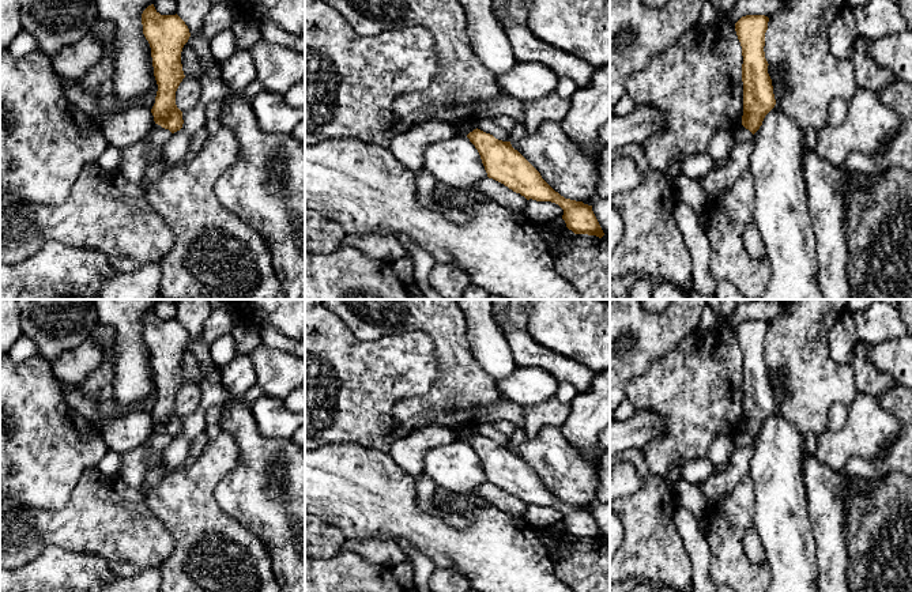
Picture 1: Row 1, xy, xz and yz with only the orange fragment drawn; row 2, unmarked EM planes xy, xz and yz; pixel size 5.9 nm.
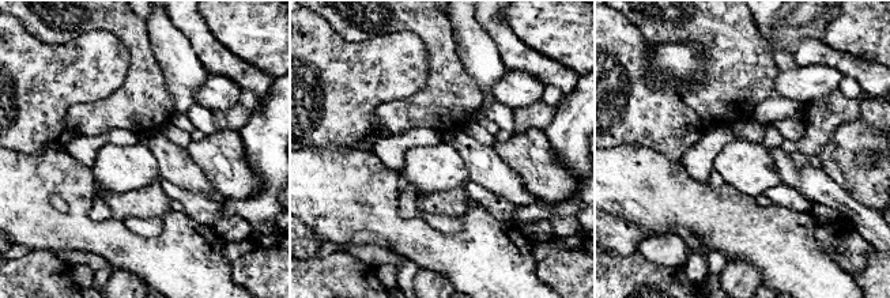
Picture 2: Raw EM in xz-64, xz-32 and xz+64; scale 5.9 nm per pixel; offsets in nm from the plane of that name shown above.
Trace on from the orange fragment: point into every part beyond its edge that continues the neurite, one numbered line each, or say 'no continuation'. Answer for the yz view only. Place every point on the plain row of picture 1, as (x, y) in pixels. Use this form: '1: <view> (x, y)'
no continuation

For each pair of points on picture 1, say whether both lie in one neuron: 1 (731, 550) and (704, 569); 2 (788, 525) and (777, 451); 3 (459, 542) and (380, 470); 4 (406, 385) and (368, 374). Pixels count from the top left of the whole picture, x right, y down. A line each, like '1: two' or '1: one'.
1: two
2: one
3: one
4: one

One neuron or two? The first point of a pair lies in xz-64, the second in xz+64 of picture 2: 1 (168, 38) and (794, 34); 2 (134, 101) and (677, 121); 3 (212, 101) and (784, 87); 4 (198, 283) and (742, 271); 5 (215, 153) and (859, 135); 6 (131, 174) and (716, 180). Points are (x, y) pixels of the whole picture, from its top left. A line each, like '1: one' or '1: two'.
1: two
2: two
3: one
4: two
5: one
6: two

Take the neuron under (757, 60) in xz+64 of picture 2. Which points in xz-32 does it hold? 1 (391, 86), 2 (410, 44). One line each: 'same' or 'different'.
1: different
2: different

